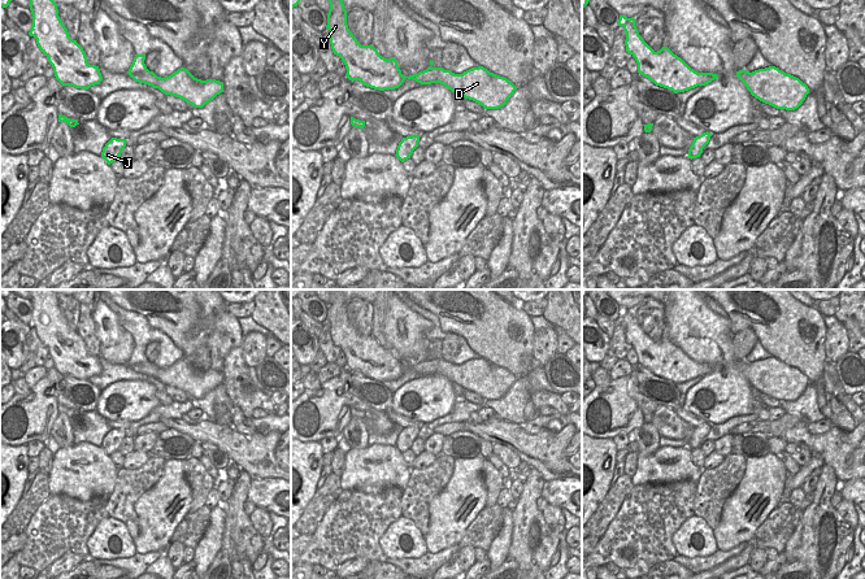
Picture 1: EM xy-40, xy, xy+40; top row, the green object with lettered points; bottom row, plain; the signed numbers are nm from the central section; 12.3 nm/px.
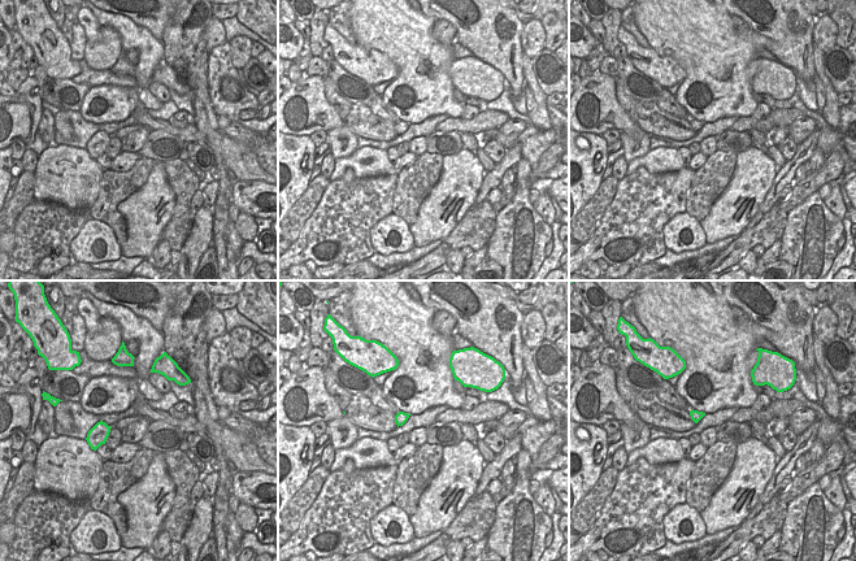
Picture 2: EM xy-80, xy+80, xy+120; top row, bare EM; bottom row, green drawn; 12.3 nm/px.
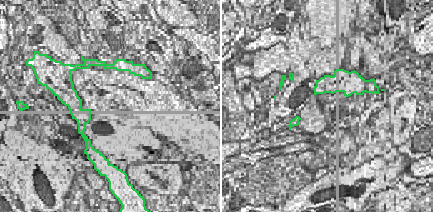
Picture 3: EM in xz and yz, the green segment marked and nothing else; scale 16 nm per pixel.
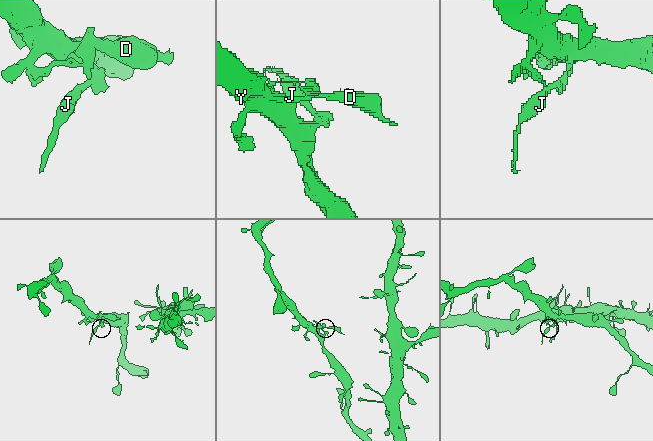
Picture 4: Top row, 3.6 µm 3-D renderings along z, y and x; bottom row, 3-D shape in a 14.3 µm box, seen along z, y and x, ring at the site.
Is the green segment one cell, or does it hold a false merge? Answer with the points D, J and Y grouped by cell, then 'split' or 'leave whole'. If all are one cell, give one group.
D / J Y | split

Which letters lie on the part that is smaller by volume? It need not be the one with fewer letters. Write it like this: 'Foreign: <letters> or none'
Foreign: D

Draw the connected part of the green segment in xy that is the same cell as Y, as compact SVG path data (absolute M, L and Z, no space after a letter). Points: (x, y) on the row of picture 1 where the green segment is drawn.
M329 0L329 4L326 29L330 31L331 49L344 62L349 80L360 80L379 91L399 88L407 78L418 82L417 74L401 74L396 58L387 60L371 44L361 45L357 42L348 29L343 0Z

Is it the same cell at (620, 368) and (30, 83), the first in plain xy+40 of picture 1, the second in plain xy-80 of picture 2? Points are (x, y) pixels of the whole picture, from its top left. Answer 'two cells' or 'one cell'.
two cells

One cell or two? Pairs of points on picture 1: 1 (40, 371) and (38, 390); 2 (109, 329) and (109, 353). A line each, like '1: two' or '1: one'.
1: two
2: two

